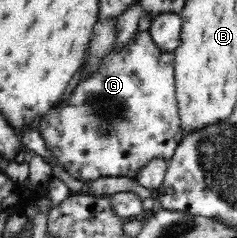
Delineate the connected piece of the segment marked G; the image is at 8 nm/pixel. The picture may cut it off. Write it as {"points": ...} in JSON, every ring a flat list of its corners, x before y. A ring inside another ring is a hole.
{"points":[[150,30,137,32,124,45,115,42,100,58,89,76,82,76,73,92,57,101,38,120,37,130,45,141,47,150,63,165,65,171,77,180,97,180,101,177,135,178,154,158,169,159,184,135,179,116,174,52,165,51,155,43]]}

